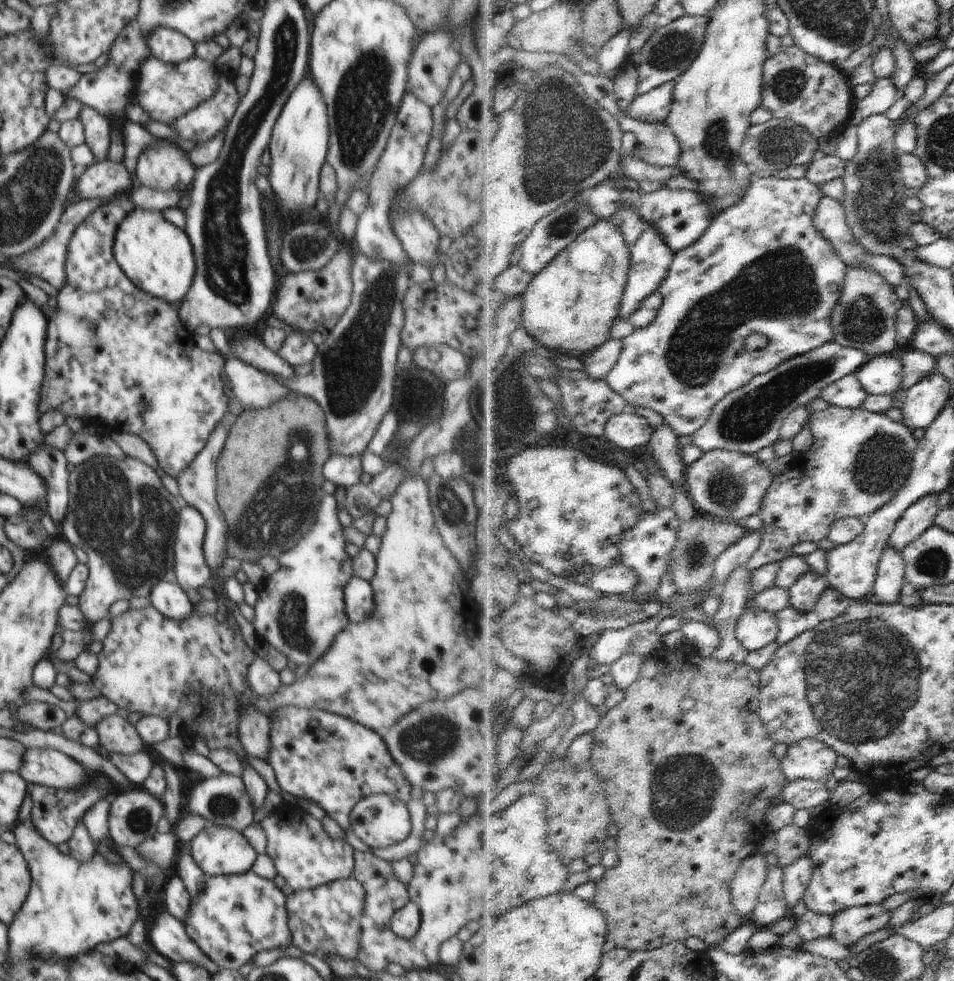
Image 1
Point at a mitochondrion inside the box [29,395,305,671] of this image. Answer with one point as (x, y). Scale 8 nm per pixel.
(98, 516)

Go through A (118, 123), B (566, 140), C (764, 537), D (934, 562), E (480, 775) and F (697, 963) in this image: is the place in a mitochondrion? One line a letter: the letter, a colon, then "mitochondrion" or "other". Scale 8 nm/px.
A: other
B: mitochondrion
C: other
D: mitochondrion
E: other
F: other

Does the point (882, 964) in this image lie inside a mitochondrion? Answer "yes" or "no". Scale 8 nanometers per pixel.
yes

